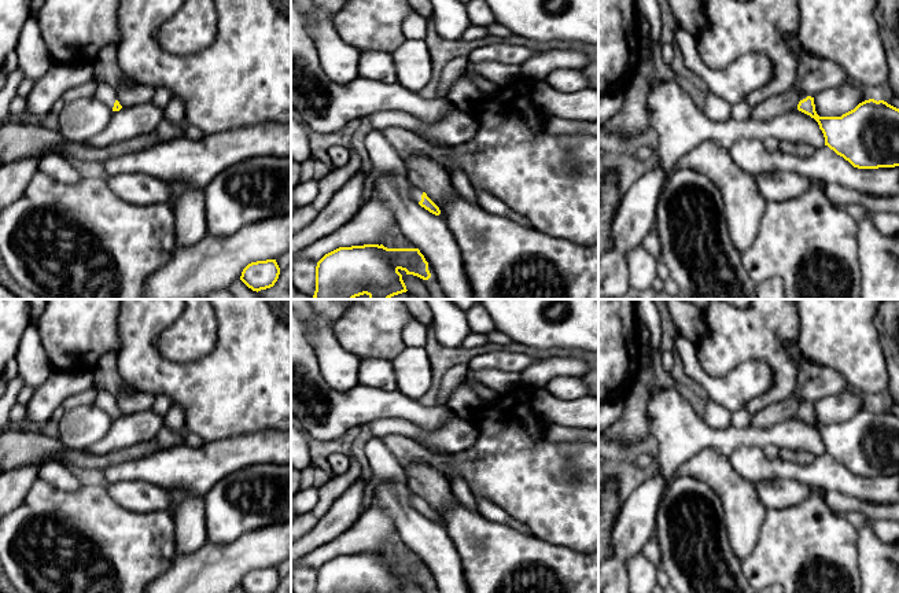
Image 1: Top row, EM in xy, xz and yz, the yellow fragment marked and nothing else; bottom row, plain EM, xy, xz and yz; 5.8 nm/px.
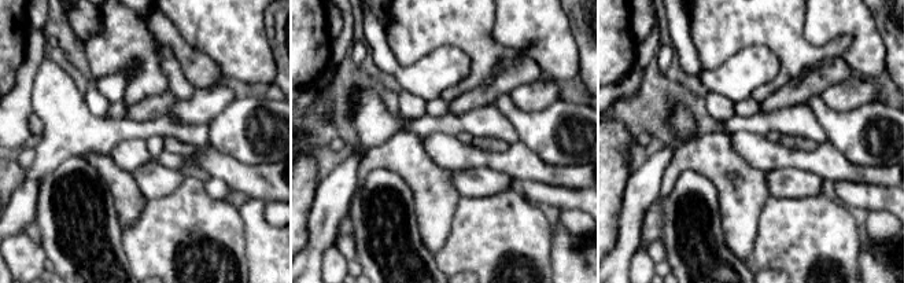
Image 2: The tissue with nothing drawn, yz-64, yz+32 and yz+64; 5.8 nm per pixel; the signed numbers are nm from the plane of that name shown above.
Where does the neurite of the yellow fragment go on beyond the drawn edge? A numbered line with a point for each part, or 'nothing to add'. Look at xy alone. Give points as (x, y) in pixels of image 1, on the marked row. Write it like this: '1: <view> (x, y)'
1: xy (106, 92)

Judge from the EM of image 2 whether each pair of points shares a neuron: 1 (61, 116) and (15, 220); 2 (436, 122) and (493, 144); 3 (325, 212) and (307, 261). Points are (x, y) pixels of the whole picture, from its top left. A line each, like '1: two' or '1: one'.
1: two
2: two
3: one

